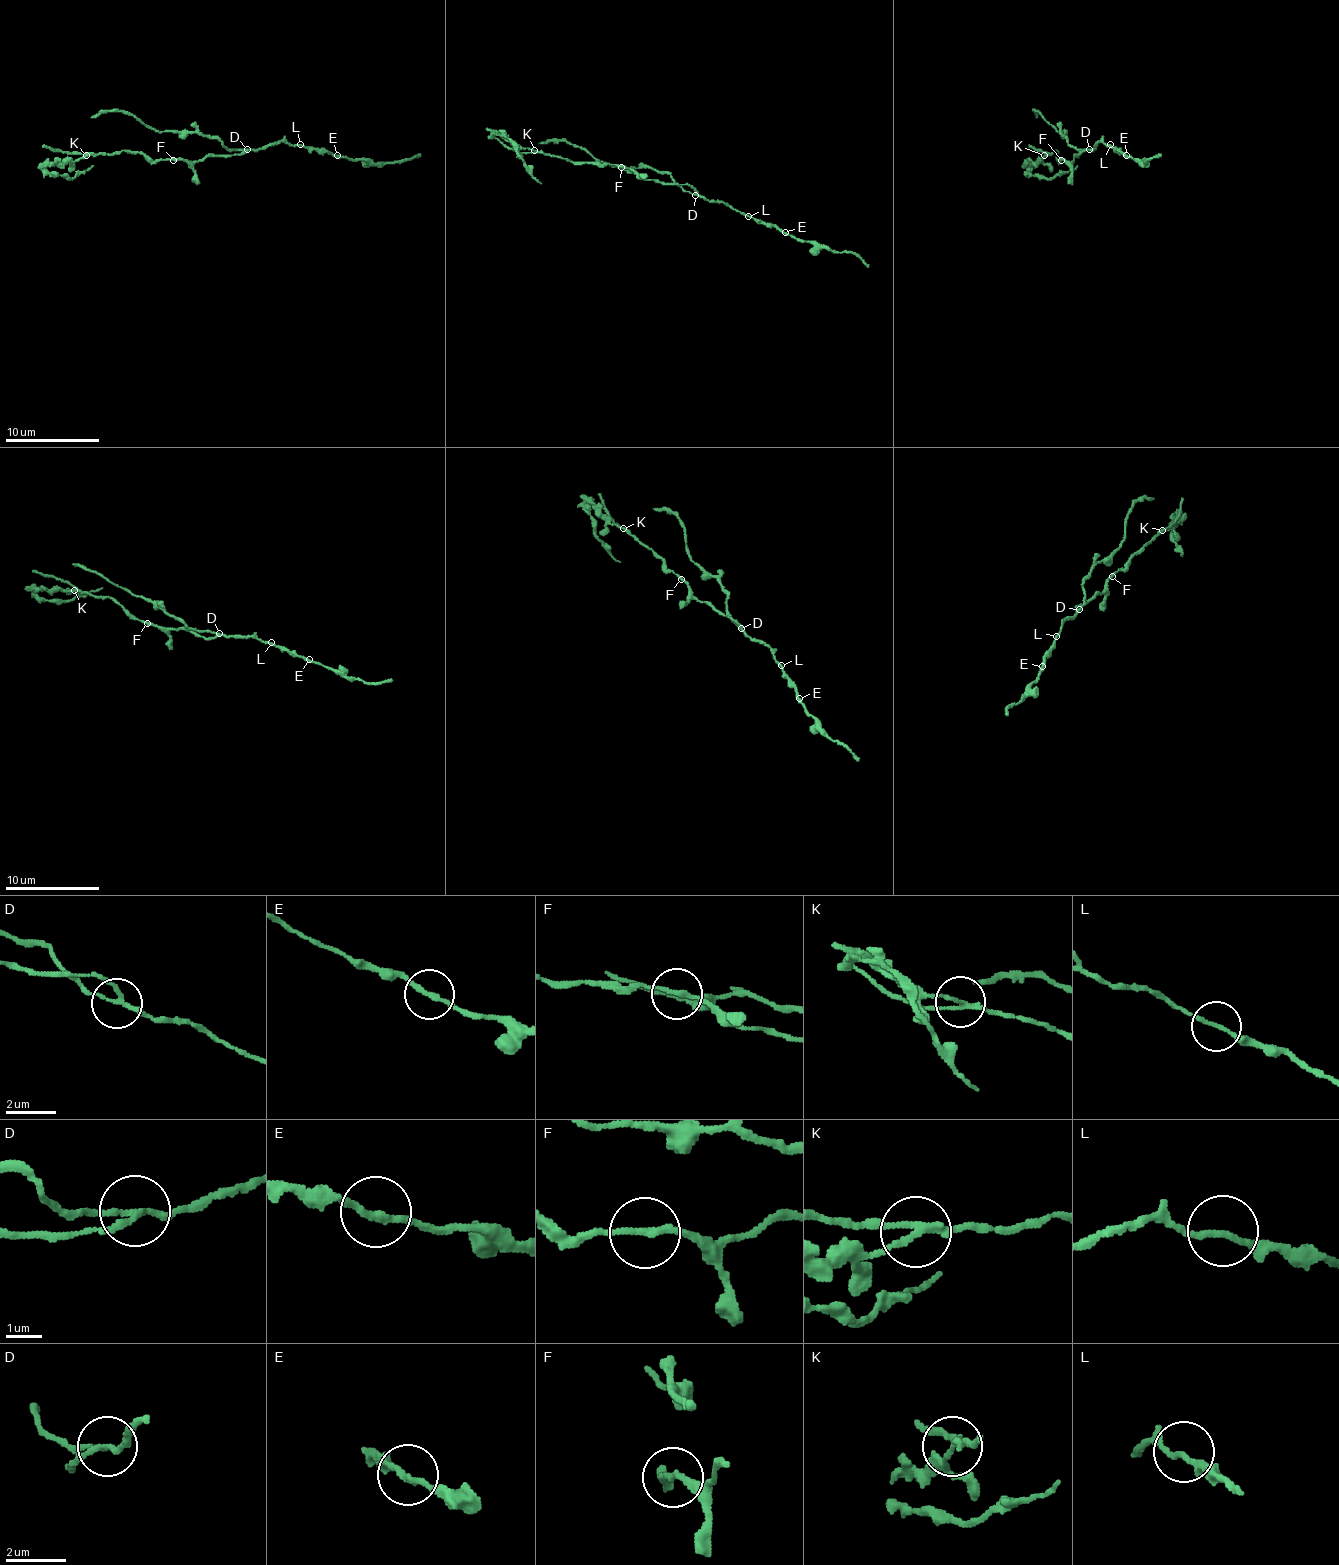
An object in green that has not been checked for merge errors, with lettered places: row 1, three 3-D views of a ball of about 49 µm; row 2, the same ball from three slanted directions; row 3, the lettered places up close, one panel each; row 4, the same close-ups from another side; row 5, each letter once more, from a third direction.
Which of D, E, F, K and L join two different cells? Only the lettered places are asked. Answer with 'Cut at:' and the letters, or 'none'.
Cut at: D, K

